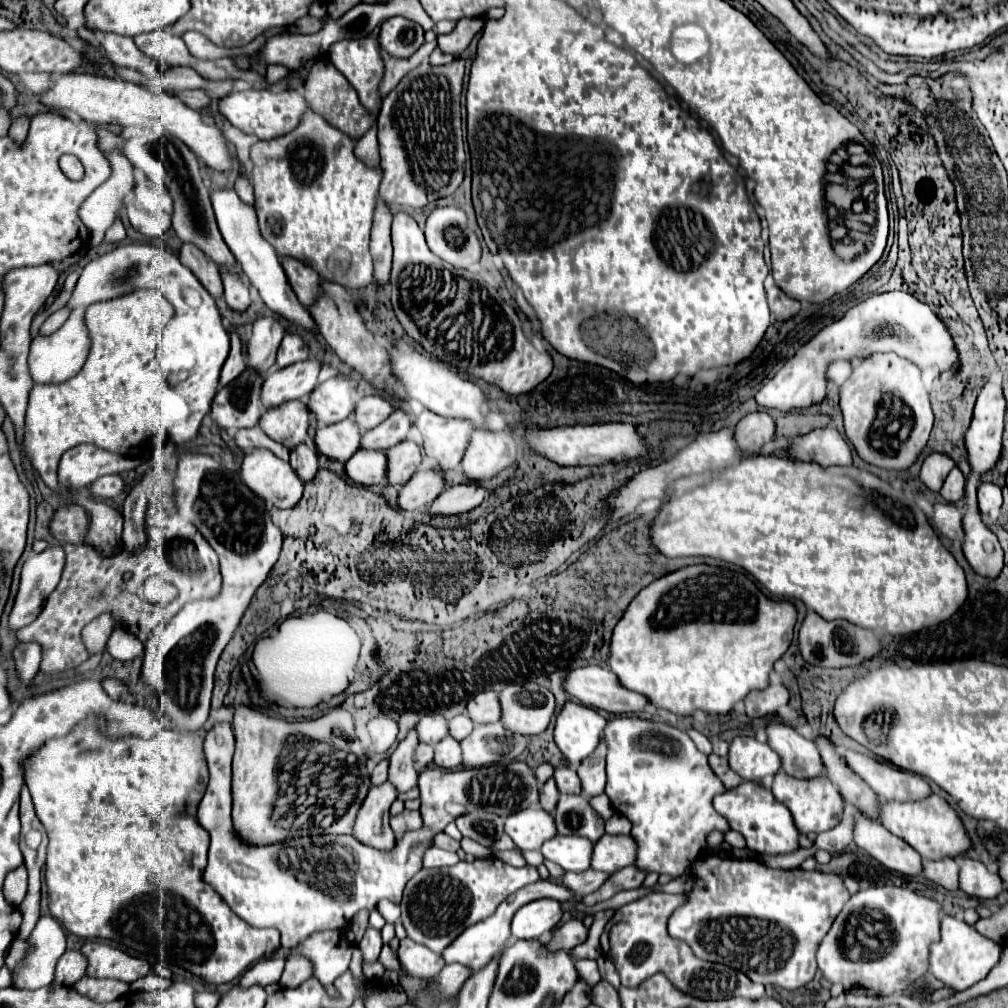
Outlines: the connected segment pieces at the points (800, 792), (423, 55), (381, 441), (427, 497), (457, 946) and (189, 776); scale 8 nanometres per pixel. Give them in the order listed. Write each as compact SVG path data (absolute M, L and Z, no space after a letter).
M778 770L778 774L774 776L774 782L772 782L772 794L778 802L788 806L788 810L792 812L794 822L802 834L826 832L830 828L838 826L838 822L842 820L844 798L826 776L822 776L822 780L798 780L798 778L786 776L786 772Z
M436 40L434 42L424 42L424 46L418 52L414 52L414 56L410 60L394 60L394 56L386 56L386 52L382 52L382 48L380 48L384 68L386 68L386 74L382 76L382 84L378 88L380 98L384 100L386 94L402 80L402 76L406 76L410 70L414 70L420 62L424 62L434 48L436 48Z
M398 408L388 416L386 422L382 422L376 428L362 434L360 448L362 450L386 450L386 448L392 448L394 444L406 440L410 426L412 426L412 418L408 416L406 410Z
M422 468L406 482L406 486L400 486L398 508L406 512L422 510L424 506L432 504L442 490L444 490L442 472Z
M538 880L534 884L528 884L524 886L522 890L514 892L512 896L508 896L500 908L496 910L494 916L466 928L466 932L462 932L462 936L458 936L458 940L454 940L454 944L450 944L450 948L446 948L446 952L442 952L442 958L446 962L460 962L460 964L466 964L470 970L478 970L482 968L484 964L488 964L494 956L502 954L508 940L510 940L510 922L512 922L512 916L516 914L518 908L522 908L524 904L532 902L532 900L540 900L540 898L554 898L558 902L566 902L566 900L574 900L574 892L570 892L564 884L558 884L554 880Z
M86 720L68 736L48 742L34 758L26 760L26 786L50 838L44 874L50 914L80 938L108 938L142 954L164 954L168 964L180 966L210 984L226 984L252 962L274 956L280 948L280 932L246 924L202 880L210 836L186 812L188 790L200 778L202 744L182 732L164 734L164 744L160 738L162 734L152 740L134 736L108 740L92 720Z

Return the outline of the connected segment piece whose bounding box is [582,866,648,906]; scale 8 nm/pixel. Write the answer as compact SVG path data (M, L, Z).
M626 866L626 868L618 870L618 872L614 872L594 894L584 896L582 904L584 906L594 906L594 904L598 904L602 900L612 898L616 892L638 888L638 886L642 886L646 876L648 876L648 872L638 872L638 868L634 868L634 866Z

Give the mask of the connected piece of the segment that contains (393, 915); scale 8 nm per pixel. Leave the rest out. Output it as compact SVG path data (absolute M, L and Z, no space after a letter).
M382 900L376 910L386 918L386 922L396 922L400 918L400 908L396 904L390 904L388 900Z

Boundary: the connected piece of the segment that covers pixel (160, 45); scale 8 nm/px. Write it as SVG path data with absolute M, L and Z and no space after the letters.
M154 30L150 34L136 36L134 44L148 58L164 60L170 66L180 66L180 62L186 60L186 44L184 44L184 40L176 38L176 36L170 36L164 30Z

